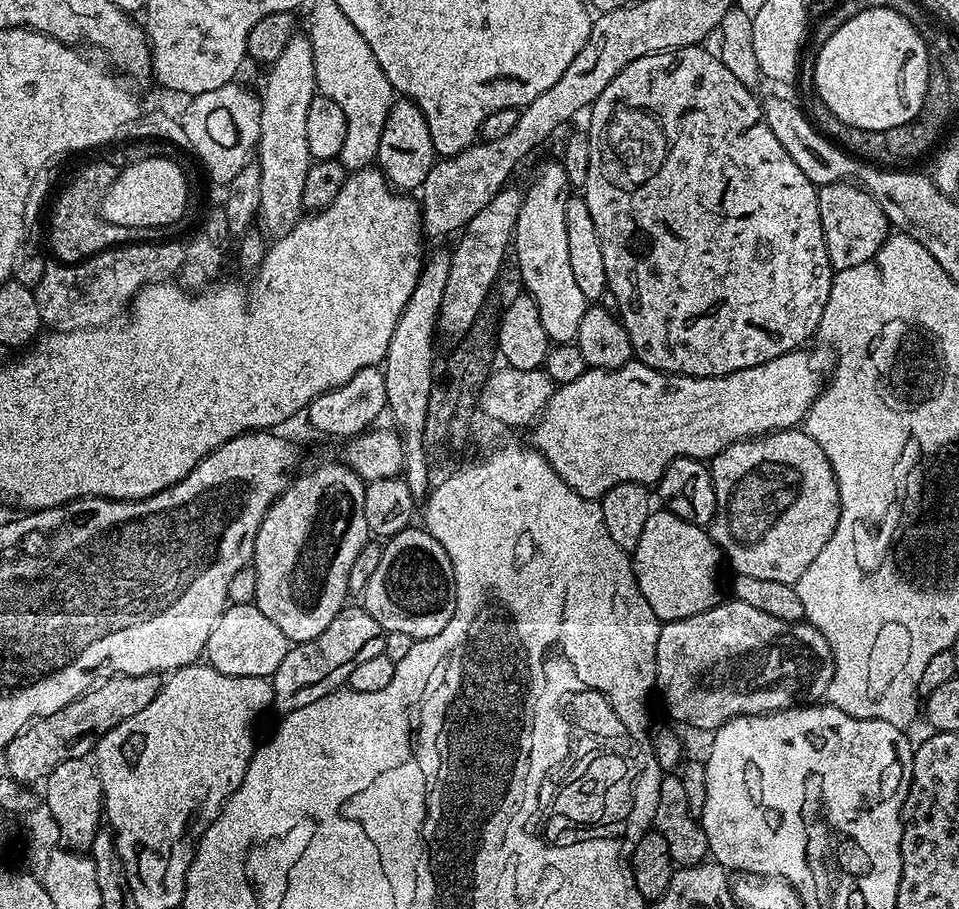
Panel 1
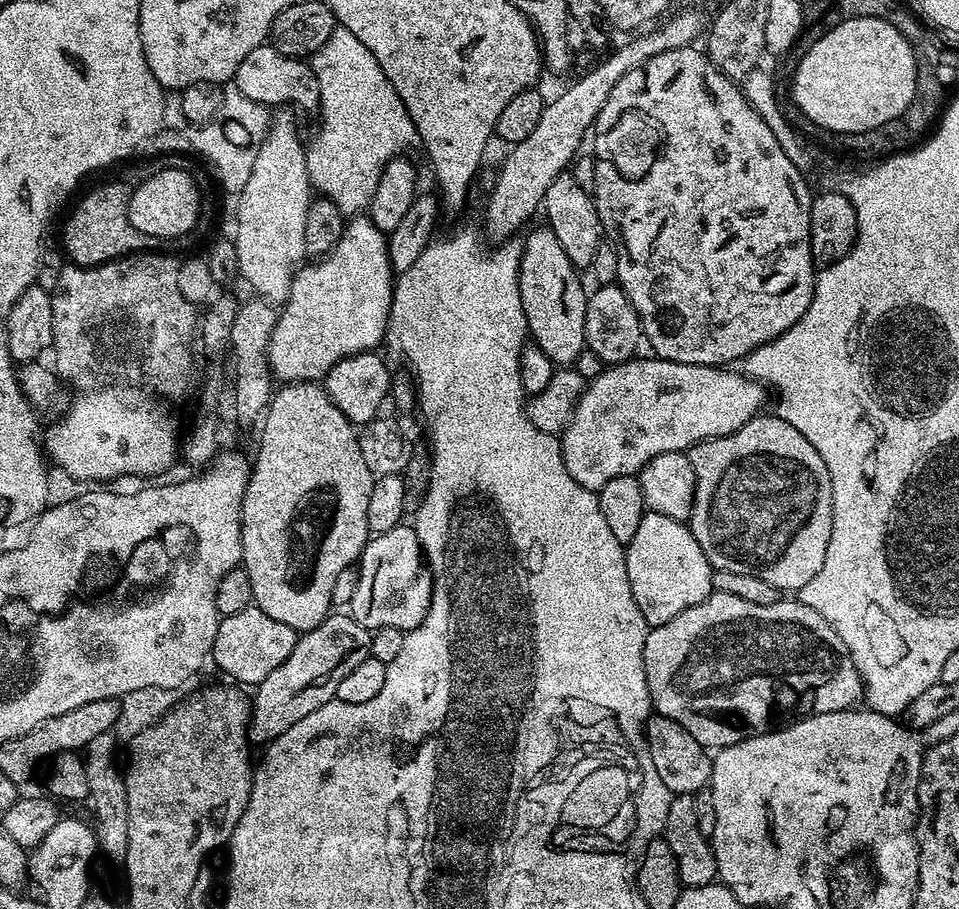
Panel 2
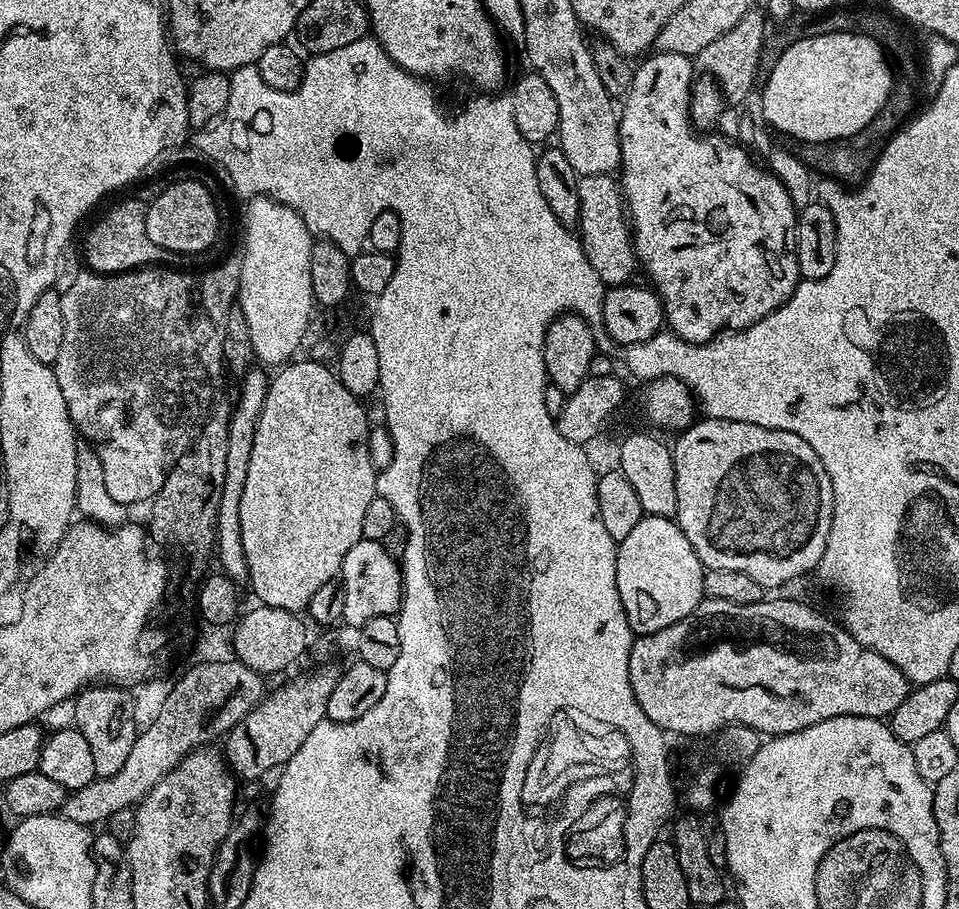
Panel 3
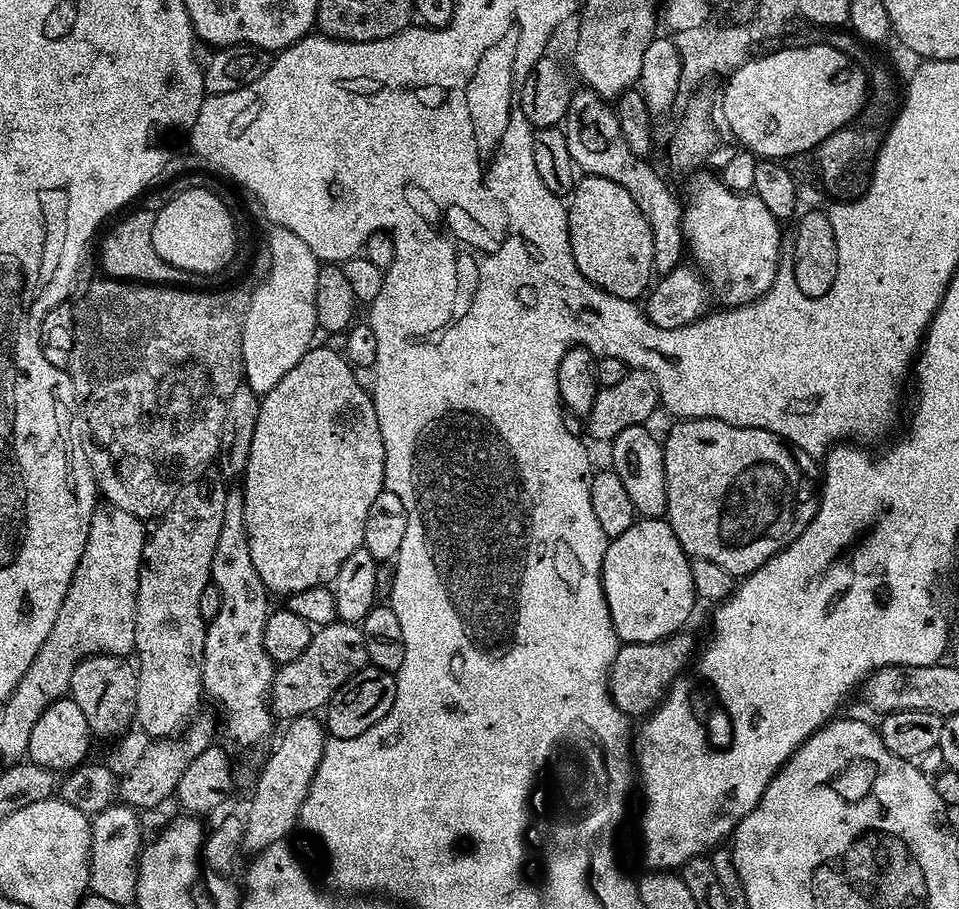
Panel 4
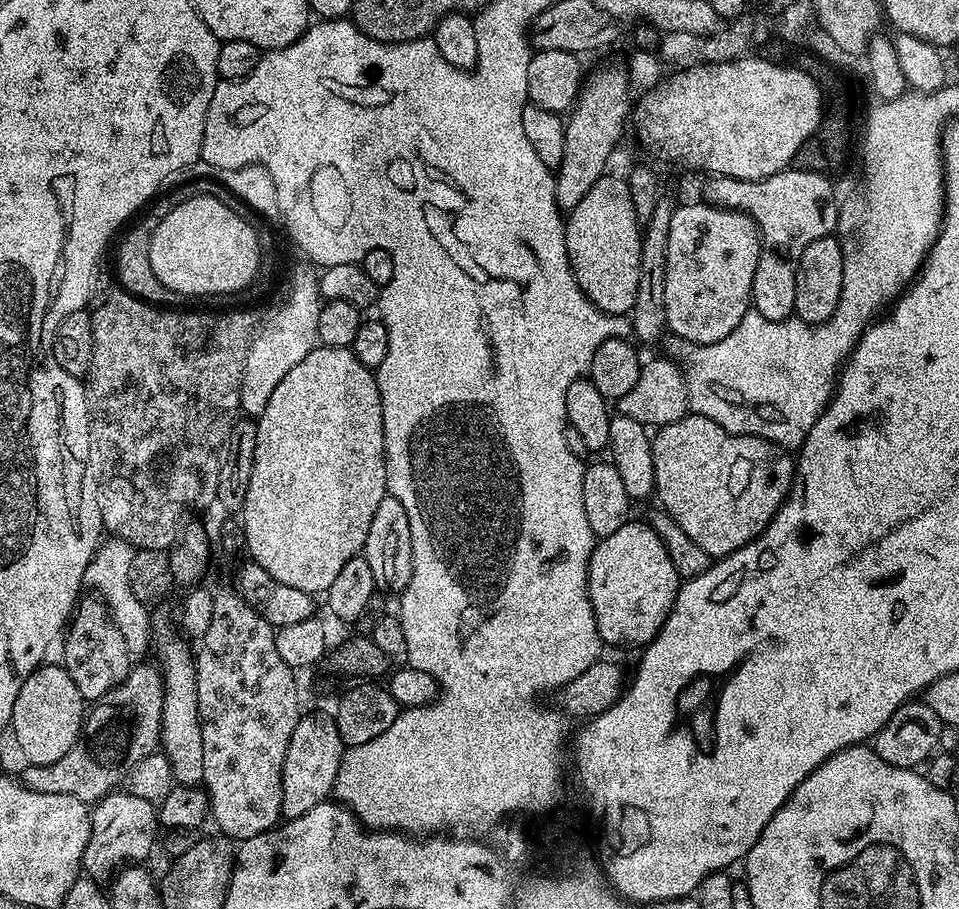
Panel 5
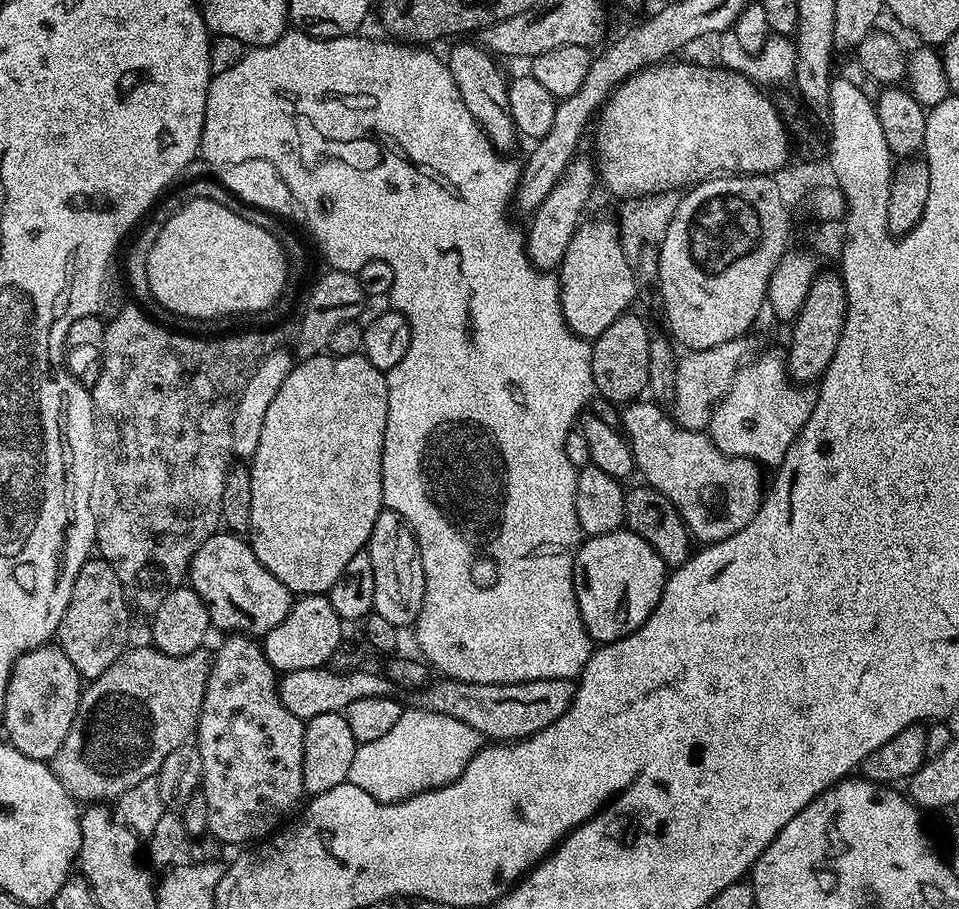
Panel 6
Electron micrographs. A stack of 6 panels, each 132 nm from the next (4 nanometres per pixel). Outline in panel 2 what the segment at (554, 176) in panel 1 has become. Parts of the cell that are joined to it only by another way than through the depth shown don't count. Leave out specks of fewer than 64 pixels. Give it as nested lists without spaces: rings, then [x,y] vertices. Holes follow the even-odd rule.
[[[547,226],[536,228],[528,237],[523,237],[520,250],[520,297],[522,298],[522,310],[526,314],[528,334],[531,343],[537,344],[557,366],[575,365],[578,354],[584,349],[584,335],[586,334],[586,310],[588,309],[589,293],[584,292],[580,285],[581,273],[566,258],[566,250],[562,250],[562,242],[554,235],[554,230]]]

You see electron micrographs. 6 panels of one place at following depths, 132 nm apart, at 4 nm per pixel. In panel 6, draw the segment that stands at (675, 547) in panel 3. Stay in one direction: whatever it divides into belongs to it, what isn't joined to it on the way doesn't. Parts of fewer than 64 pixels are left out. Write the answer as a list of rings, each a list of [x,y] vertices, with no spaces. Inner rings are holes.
[[[621,530],[587,537],[576,550],[572,585],[580,617],[593,641],[609,644],[639,630],[658,606],[669,575],[650,542],[638,534]]]

